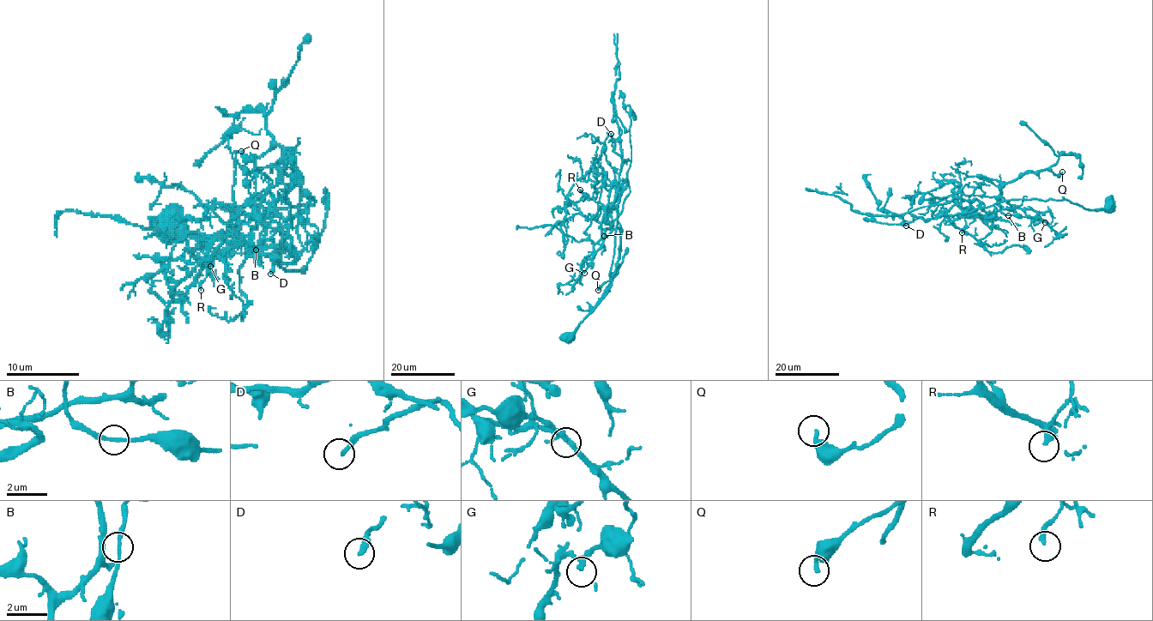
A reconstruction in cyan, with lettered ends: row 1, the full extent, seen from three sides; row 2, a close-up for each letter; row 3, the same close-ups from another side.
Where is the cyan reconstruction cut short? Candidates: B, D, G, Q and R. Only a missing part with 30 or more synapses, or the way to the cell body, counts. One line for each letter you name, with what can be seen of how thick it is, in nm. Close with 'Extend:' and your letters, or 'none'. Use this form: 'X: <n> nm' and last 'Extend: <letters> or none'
D: 240 nm
Extend: D

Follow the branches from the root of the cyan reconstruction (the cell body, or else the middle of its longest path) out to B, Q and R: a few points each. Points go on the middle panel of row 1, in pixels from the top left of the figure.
B: (570, 336), (612, 284), (610, 271), (618, 191), (601, 221), (602, 238), (612, 226), (605, 229), (604, 236)
Q: (570, 336), (612, 284), (618, 191), (601, 221), (602, 238), (612, 228), (620, 231), (618, 268), (598, 290)
R: (570, 336), (612, 284), (610, 271), (619, 202), (618, 191), (615, 201), (605, 208), (580, 189)

